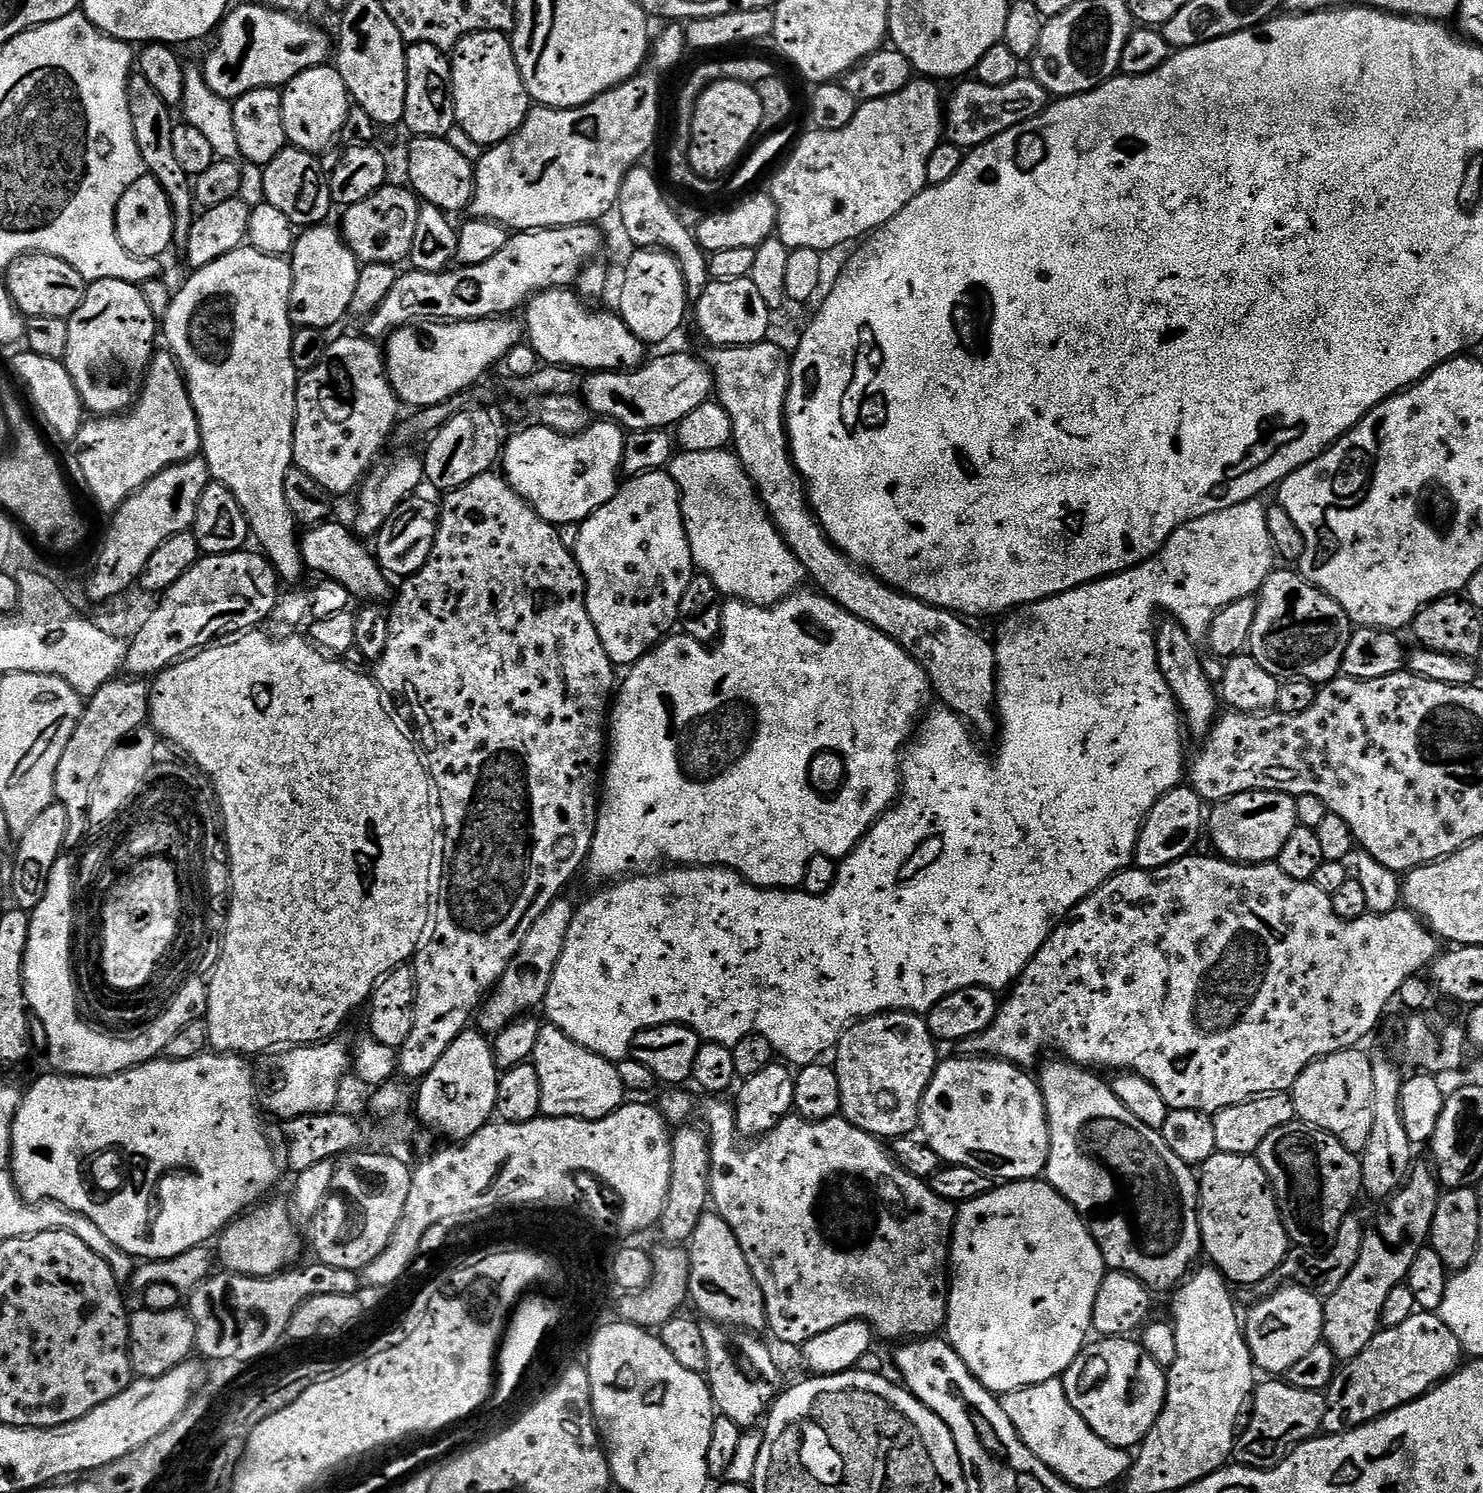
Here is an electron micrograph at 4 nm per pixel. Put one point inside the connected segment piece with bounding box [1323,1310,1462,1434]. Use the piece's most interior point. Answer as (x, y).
(1402, 1363)

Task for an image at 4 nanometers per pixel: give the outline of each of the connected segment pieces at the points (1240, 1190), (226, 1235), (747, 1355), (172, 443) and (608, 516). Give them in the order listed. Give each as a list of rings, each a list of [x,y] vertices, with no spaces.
[[[1216,1151],[1199,1169],[1200,1185],[1200,1243],[1205,1257],[1209,1256],[1211,1267],[1218,1269],[1232,1286],[1262,1282],[1286,1258],[1290,1251],[1290,1237],[1280,1221],[1280,1209],[1276,1195],[1268,1183],[1268,1175],[1255,1155],[1239,1156]]]
[[[269,1202],[261,1203],[259,1206],[253,1207],[251,1210],[245,1211],[243,1214],[236,1217],[231,1224],[225,1226],[224,1231],[220,1233],[218,1237],[218,1243],[220,1243],[220,1256],[218,1252],[218,1260],[225,1264],[227,1271],[229,1273],[235,1274],[237,1276],[278,1276],[281,1272],[285,1271],[289,1266],[295,1265],[297,1263],[296,1255],[300,1252],[300,1240],[296,1237],[297,1225],[294,1223],[294,1217],[290,1211],[289,1205],[284,1204],[268,1204]]]
[[[715,1322],[702,1323],[702,1338],[706,1338],[706,1379],[719,1415],[731,1420],[741,1430],[751,1429],[759,1420],[761,1423],[767,1417],[773,1400],[782,1391],[780,1368],[771,1350],[759,1340],[761,1337],[757,1333],[747,1330],[725,1331]]]
[[[167,350],[157,351],[142,377],[140,395],[130,411],[118,416],[85,419],[74,447],[84,484],[107,514],[115,513],[138,489],[146,486],[150,478],[162,474],[162,470],[197,455],[202,448],[200,423],[176,357]]]
[[[664,470],[625,479],[617,487],[616,497],[587,516],[577,532],[580,533],[574,543],[574,555],[584,575],[584,601],[590,622],[594,622],[594,630],[598,630],[598,638],[602,638],[602,646],[613,665],[637,664],[677,627],[682,594],[686,594],[686,586],[690,586],[694,575],[676,479]]]

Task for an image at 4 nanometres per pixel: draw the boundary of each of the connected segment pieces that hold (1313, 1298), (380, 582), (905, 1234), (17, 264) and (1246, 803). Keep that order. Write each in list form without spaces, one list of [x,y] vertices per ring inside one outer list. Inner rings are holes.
[[[1282,1287],[1273,1296],[1267,1296],[1260,1303],[1251,1305],[1247,1312],[1246,1335],[1252,1363],[1261,1373],[1287,1374],[1294,1362],[1310,1354],[1310,1350],[1322,1342],[1324,1300],[1307,1288]]]
[[[325,522],[312,527],[303,533],[300,541],[300,553],[304,555],[305,565],[321,577],[341,583],[357,597],[365,596],[368,602],[384,602],[388,596],[389,577],[376,561],[373,549],[368,548],[363,539],[357,536],[351,527],[335,522]]]
[[[716,1098],[712,1105],[708,1108],[708,1133],[712,1139],[712,1166],[710,1172],[710,1190],[712,1191],[710,1197],[711,1207],[714,1209],[715,1215],[720,1216],[728,1223],[730,1230],[734,1230],[734,1238],[738,1238],[738,1246],[742,1246],[742,1254],[746,1254],[746,1262],[750,1262],[750,1270],[754,1274],[754,1278],[758,1282],[758,1286],[764,1295],[764,1305],[766,1306],[766,1314],[768,1315],[768,1322],[766,1325],[767,1331],[772,1331],[778,1339],[784,1344],[796,1344],[796,1346],[803,1346],[806,1342],[810,1342],[810,1338],[815,1338],[817,1334],[823,1334],[826,1330],[834,1330],[834,1326],[842,1326],[842,1322],[850,1322],[851,1320],[864,1320],[872,1327],[873,1333],[877,1337],[885,1336],[888,1340],[896,1340],[895,1342],[904,1342],[909,1338],[932,1338],[937,1335],[936,1332],[945,1327],[948,1323],[948,1293],[950,1291],[950,1249],[952,1246],[952,1227],[956,1224],[957,1209],[951,1204],[949,1200],[943,1200],[932,1189],[931,1183],[928,1180],[919,1180],[914,1178],[914,1174],[910,1174],[905,1168],[896,1163],[895,1159],[890,1155],[889,1149],[884,1148],[879,1139],[871,1136],[866,1130],[862,1130],[858,1126],[854,1126],[849,1120],[837,1118],[834,1120],[805,1120],[799,1114],[789,1114],[778,1126],[774,1126],[774,1130],[770,1130],[753,1148],[743,1148],[739,1144],[736,1130],[736,1114],[731,1103],[723,1104],[723,1099]]]
[[[30,252],[27,256],[18,257],[13,264],[8,265],[2,278],[17,310],[25,317],[67,320],[74,314],[74,310],[78,310],[78,306],[82,306],[82,298],[88,289],[82,274],[78,274],[78,270],[70,266],[70,262],[62,262],[62,258],[54,258],[41,252]]]
[[[1247,792],[1229,800],[1219,801],[1211,809],[1206,828],[1212,831],[1212,844],[1225,860],[1236,864],[1267,864],[1280,855],[1286,838],[1294,834],[1296,823],[1296,797],[1285,792]]]

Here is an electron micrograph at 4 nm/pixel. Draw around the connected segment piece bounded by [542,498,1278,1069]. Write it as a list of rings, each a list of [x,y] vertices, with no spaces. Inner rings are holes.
[[[1260,498],[1247,500],[1238,506],[1230,506],[1230,510],[1218,510],[1214,514],[1194,518],[1174,530],[1174,534],[1170,534],[1170,538],[1150,559],[1124,572],[1104,576],[1093,584],[1071,588],[1031,605],[1027,609],[1028,620],[1002,633],[1000,641],[997,639],[994,644],[996,711],[998,737],[1001,740],[996,761],[991,764],[986,757],[976,753],[969,725],[951,708],[937,706],[932,713],[929,711],[919,721],[918,731],[907,745],[902,760],[902,791],[896,803],[873,824],[856,849],[839,861],[836,881],[826,894],[809,896],[800,890],[760,888],[757,884],[748,883],[739,872],[733,872],[730,868],[699,866],[668,866],[665,872],[656,870],[651,874],[633,874],[605,887],[608,888],[605,892],[594,893],[581,908],[579,905],[573,911],[564,949],[558,958],[554,978],[550,978],[550,990],[542,1005],[542,1012],[548,1015],[547,1023],[562,1030],[562,1034],[578,1042],[578,1046],[586,1046],[586,1050],[613,1062],[629,1059],[632,1039],[639,1032],[663,1024],[685,1024],[705,1041],[729,1046],[738,1043],[746,1034],[757,1032],[770,1041],[773,1053],[780,1055],[781,1052],[785,1056],[781,1057],[789,1065],[802,1069],[808,1064],[817,1063],[823,1057],[820,1056],[823,1052],[831,1053],[839,1044],[844,1029],[865,1016],[877,1016],[879,1012],[927,1014],[934,1005],[942,1002],[942,998],[970,986],[1011,989],[1023,974],[1024,967],[1032,961],[1032,956],[1038,954],[1040,947],[1052,935],[1052,929],[1058,921],[1067,917],[1086,897],[1094,895],[1111,876],[1125,871],[1133,863],[1144,819],[1158,798],[1181,783],[1182,768],[1175,764],[1175,760],[1180,728],[1182,732],[1182,717],[1158,666],[1156,611],[1161,608],[1168,612],[1164,614],[1171,614],[1192,635],[1193,640],[1200,642],[1207,637],[1221,608],[1230,606],[1230,602],[1238,598],[1259,593],[1264,579],[1274,570],[1275,564],[1272,563],[1278,560],[1266,520],[1268,508],[1262,501]]]

